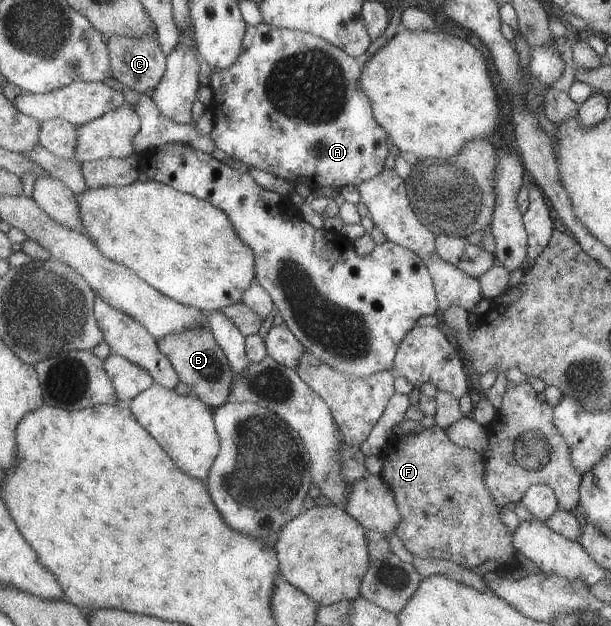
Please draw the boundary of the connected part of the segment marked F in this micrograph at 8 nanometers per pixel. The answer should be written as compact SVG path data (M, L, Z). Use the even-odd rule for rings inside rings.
M434 424L413 435L393 436L379 457L382 461L379 476L391 489L401 516L401 522L393 530L408 553L417 558L449 560L472 570L480 564L495 564L496 569L504 570L515 563L517 551L511 544L513 533L499 520L500 507L483 484L485 463L481 454L452 443L443 429Z

